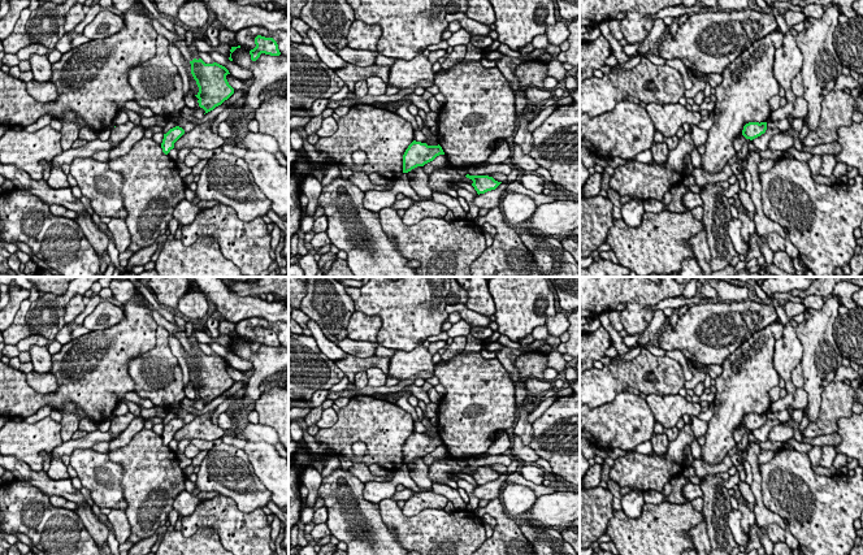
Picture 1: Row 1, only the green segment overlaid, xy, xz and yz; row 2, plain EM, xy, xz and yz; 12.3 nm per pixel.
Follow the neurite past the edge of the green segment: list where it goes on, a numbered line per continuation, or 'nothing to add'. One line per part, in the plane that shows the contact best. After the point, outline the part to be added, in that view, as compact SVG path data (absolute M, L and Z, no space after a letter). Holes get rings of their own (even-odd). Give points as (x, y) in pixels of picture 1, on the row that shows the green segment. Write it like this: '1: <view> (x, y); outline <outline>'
nothing to add

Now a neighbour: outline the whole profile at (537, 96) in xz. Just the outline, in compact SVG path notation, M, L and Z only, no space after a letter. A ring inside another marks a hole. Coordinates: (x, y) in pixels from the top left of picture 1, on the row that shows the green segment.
M524 87L524 92L530 104L535 108L542 105L546 100L554 97L551 91L537 87Z

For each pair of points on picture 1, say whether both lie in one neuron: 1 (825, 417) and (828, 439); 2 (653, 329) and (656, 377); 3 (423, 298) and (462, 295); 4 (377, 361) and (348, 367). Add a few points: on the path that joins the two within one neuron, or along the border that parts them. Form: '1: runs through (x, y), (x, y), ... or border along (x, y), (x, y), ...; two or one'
1: border along (836, 432), (812, 437), (803, 436); two
2: border along (649, 351), (664, 356); two
3: border along (450, 290), (445, 303); two
4: runs through (371, 363), (355, 364); one

